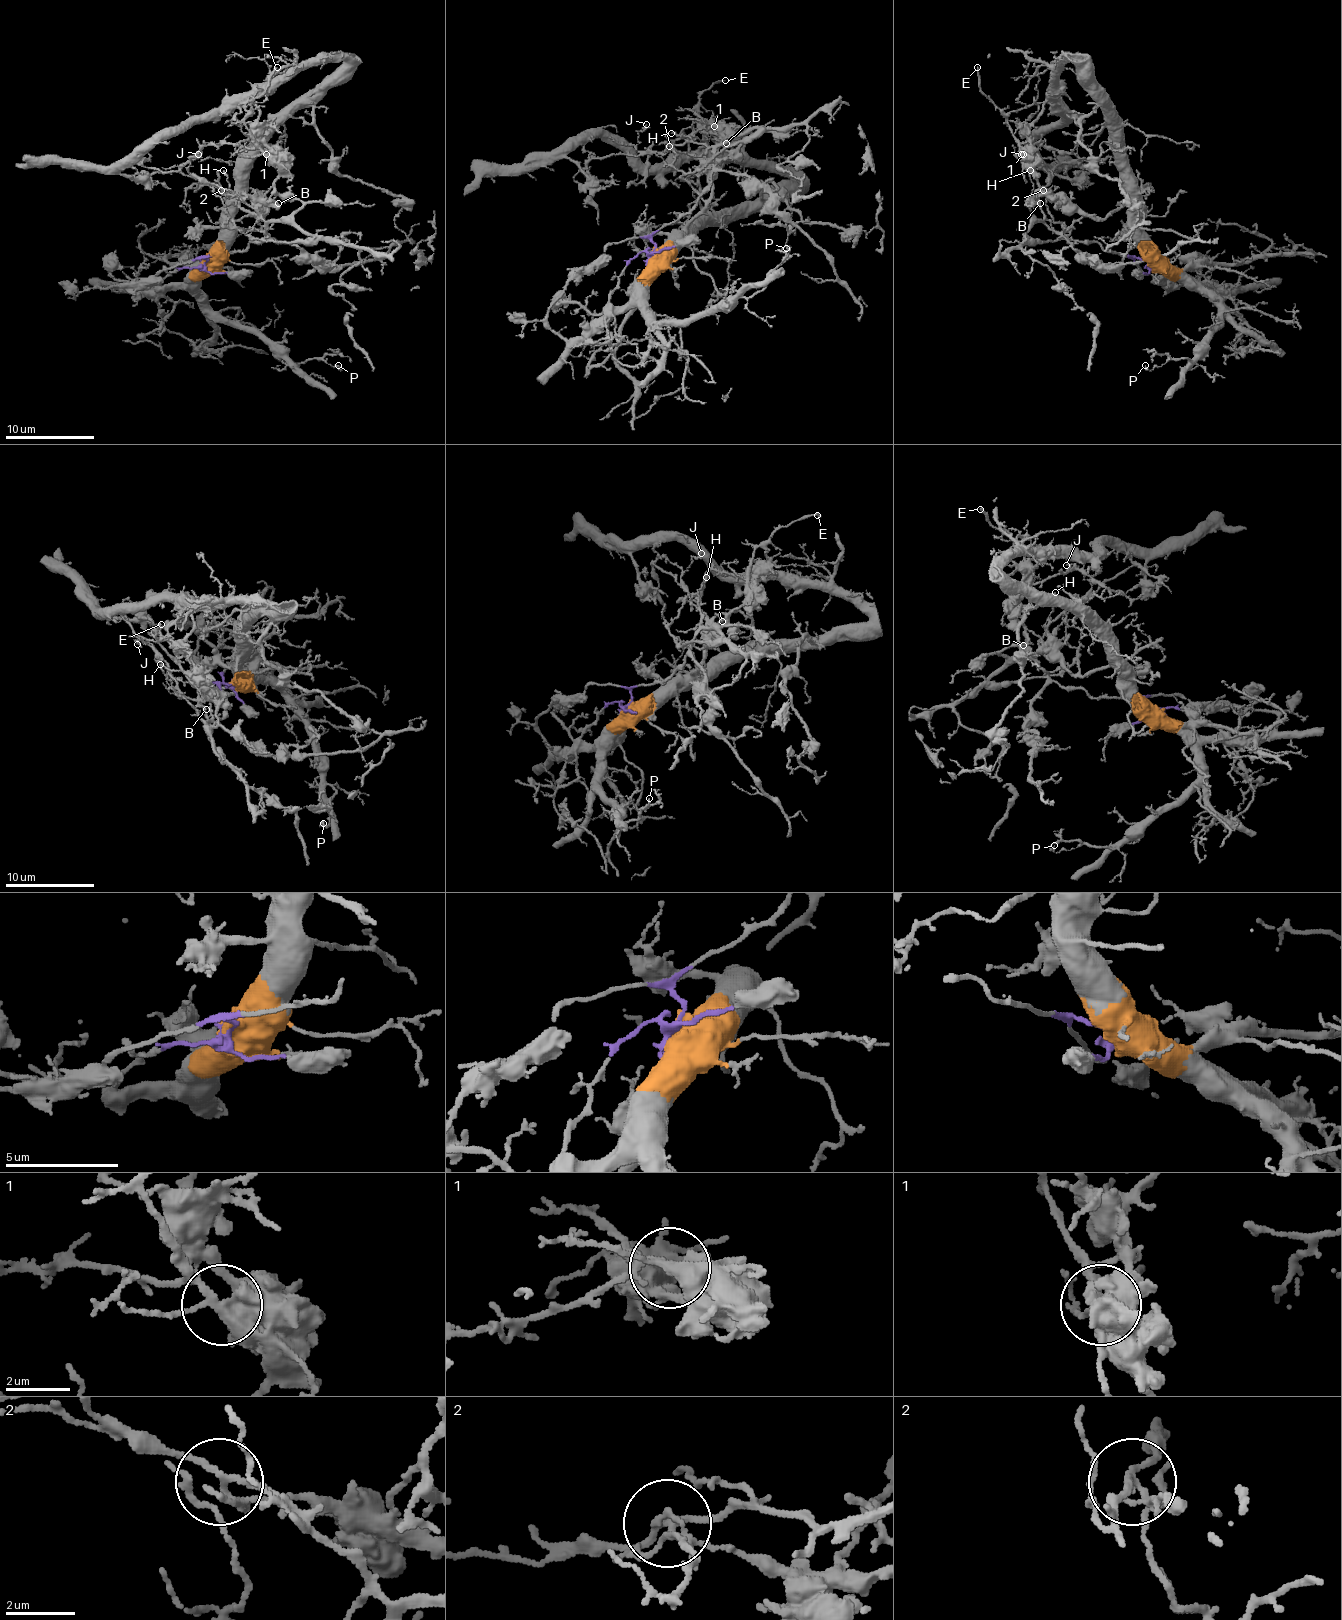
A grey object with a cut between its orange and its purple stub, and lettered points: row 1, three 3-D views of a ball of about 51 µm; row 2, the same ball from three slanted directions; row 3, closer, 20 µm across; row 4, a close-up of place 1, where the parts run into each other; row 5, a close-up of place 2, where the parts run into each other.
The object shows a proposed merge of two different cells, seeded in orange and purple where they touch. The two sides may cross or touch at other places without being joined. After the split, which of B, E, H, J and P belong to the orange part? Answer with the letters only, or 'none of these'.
P

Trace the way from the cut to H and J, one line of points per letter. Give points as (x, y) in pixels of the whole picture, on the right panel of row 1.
H: (1152, 264), (1108, 253), (1096, 241), (1065, 239), (1045, 219), (1031, 192), (1029, 170)
J: (1152, 264), (1108, 253), (1096, 241), (1065, 239), (1040, 210), (1038, 197), (1049, 174), (1020, 154)

